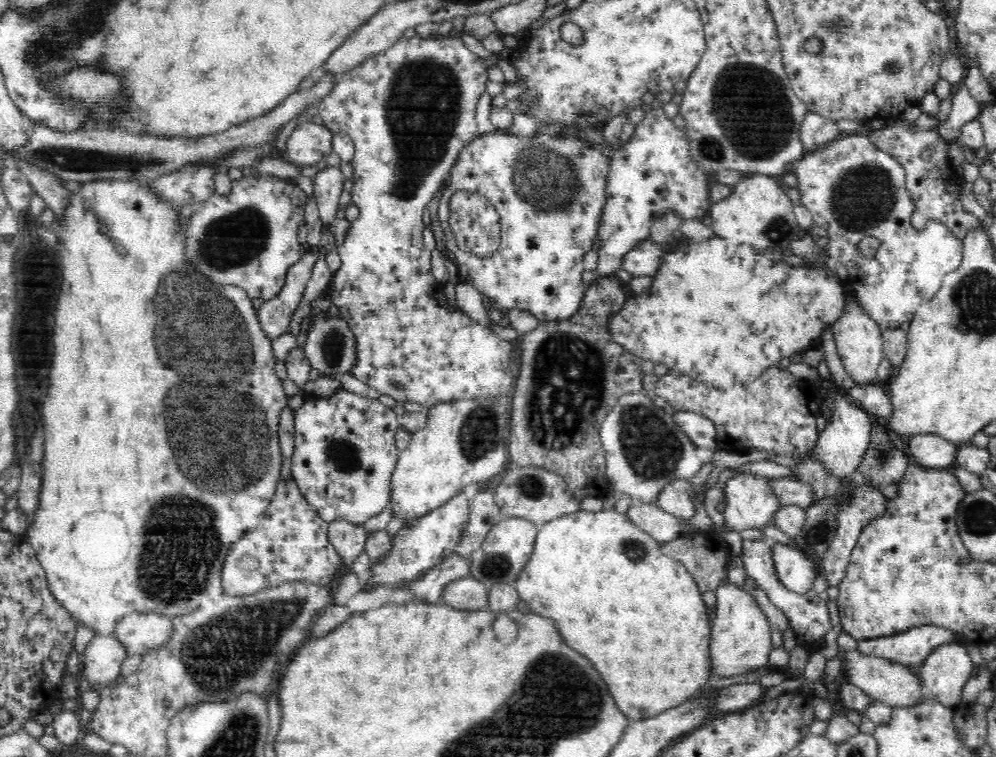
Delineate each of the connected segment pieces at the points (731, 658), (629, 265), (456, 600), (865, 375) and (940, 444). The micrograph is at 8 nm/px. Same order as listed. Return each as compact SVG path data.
M727 583L718 588L718 608L711 614L711 672L721 677L738 676L757 671L769 663L772 650L772 625L758 607L756 599L744 590Z
M648 238L640 241L628 254L624 255L621 267L626 272L630 272L633 277L653 277L663 255L662 248Z
M472 576L462 577L449 583L444 590L441 601L455 609L487 609L489 590Z
M847 293L847 303L842 317L832 325L833 339L839 360L842 361L845 371L854 379L856 385L873 384L878 378L878 366L884 358L883 336L881 328L851 293Z
M916 435L908 440L908 455L912 462L924 468L955 467L959 445L950 443L936 435Z

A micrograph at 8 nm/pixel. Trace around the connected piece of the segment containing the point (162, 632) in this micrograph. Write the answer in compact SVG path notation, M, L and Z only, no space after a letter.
M136 612L125 616L113 630L115 636L128 651L128 656L145 655L169 641L173 622L159 612Z

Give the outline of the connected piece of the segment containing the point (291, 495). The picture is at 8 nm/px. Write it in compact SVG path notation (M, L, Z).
M280 476L275 495L268 502L267 511L262 519L258 526L254 529L248 528L240 539L231 545L231 551L228 552L221 570L221 586L225 594L242 597L256 594L264 588L276 588L277 585L300 581L310 581L311 584L323 585L330 590L338 586L348 566L344 564L344 559L336 548L330 544L329 522L320 519L317 510L303 497L292 476L288 478Z

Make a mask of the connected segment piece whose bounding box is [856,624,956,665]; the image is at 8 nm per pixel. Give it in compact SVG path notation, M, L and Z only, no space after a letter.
M926 624L912 627L902 634L878 636L859 640L857 651L902 665L923 664L934 649L954 641L956 636L948 628Z

